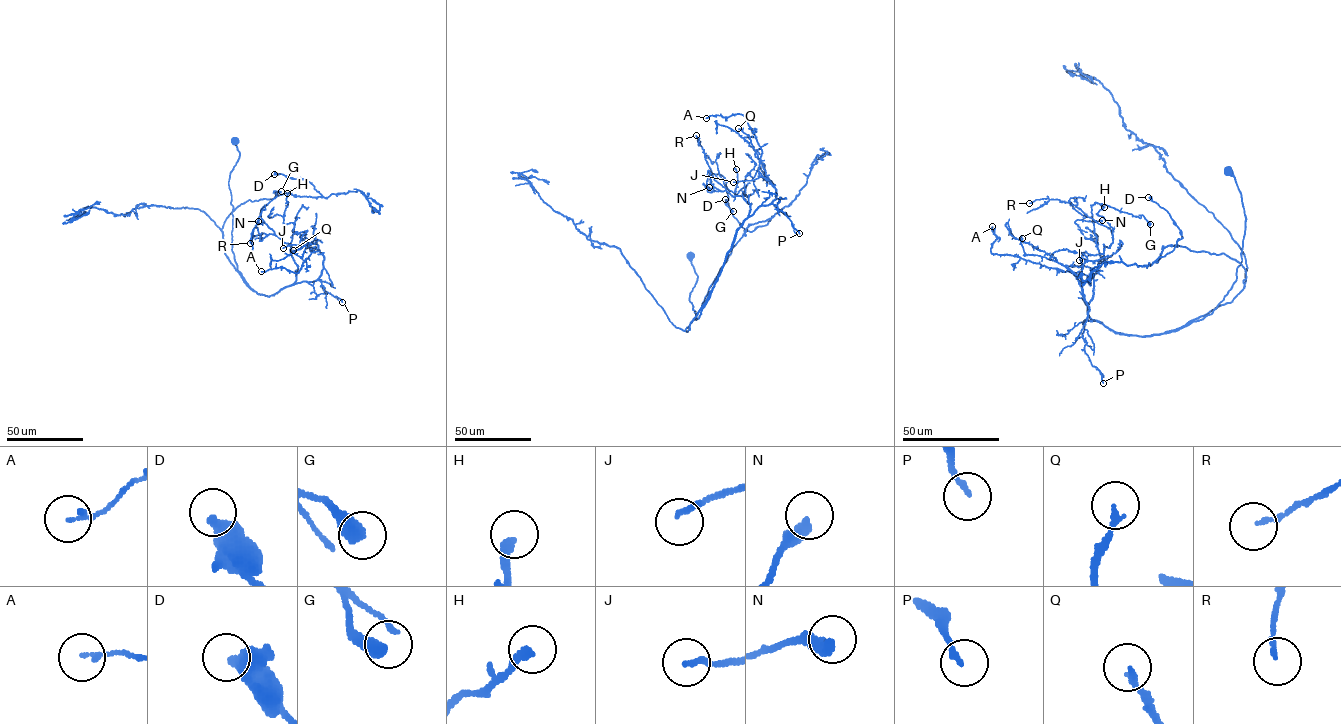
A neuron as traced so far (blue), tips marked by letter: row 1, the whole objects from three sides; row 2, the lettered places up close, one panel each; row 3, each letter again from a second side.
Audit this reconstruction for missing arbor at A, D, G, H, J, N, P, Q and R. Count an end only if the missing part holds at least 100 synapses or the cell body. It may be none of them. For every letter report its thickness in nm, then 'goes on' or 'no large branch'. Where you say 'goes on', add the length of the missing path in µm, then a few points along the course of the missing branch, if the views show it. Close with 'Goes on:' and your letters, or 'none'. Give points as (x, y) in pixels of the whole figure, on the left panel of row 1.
A: 130 nm | no large branch
D: 480 nm | no large branch
G: 440 nm | no large branch
H: 260 nm | no large branch
J: 160 nm | no large branch
N: 420 nm | no large branch
P: 170 nm | no large branch
Q: 190 nm | no large branch
R: 130 nm | no large branch
Goes on: none

